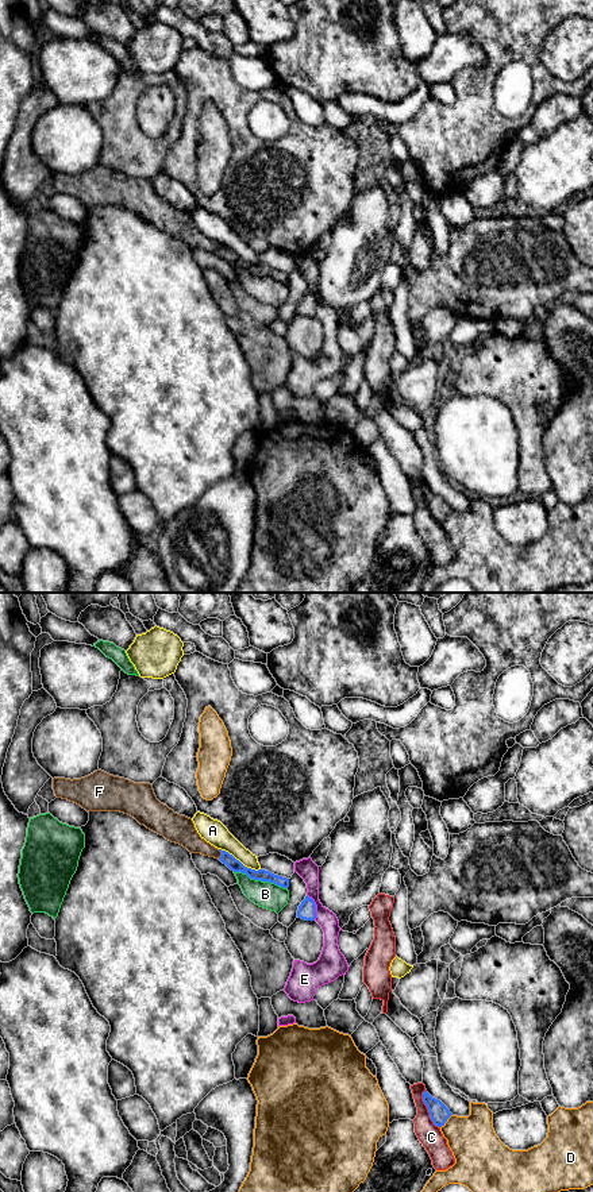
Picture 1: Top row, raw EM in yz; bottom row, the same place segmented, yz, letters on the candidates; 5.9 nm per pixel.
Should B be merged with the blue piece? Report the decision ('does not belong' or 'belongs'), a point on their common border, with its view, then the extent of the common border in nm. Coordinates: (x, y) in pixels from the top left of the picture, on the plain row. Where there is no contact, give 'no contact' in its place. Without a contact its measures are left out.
does not belong; meets blue in yz at (261, 276); contact 340 nm long

